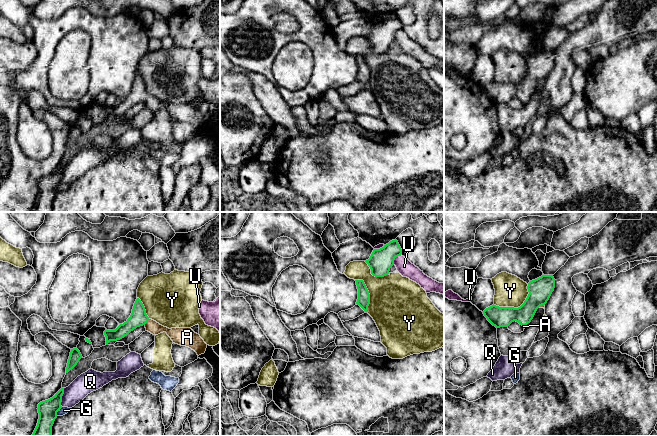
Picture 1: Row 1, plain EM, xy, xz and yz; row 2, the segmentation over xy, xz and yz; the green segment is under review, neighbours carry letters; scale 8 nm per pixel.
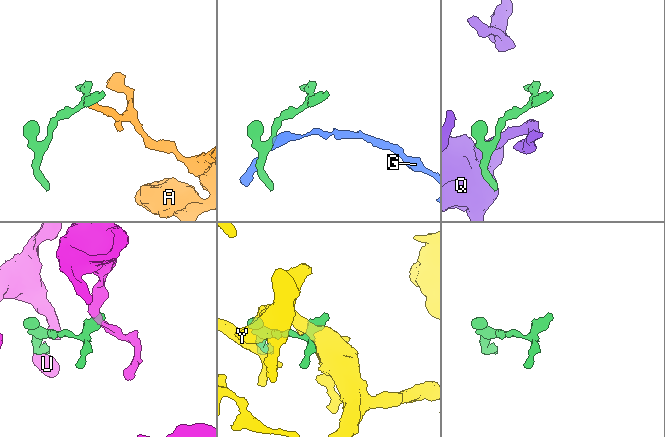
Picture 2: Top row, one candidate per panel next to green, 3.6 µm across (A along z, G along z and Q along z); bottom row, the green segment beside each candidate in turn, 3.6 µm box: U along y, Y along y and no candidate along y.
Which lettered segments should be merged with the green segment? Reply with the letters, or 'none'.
A

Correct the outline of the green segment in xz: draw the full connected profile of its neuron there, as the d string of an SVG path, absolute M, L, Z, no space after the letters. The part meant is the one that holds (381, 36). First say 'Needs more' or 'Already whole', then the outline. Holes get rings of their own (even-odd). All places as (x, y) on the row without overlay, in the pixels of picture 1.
Already whole. M392 16L380 25L374 25L370 34L365 38L375 53L384 53L389 50L390 44L394 41L396 33L402 30L398 17Z

